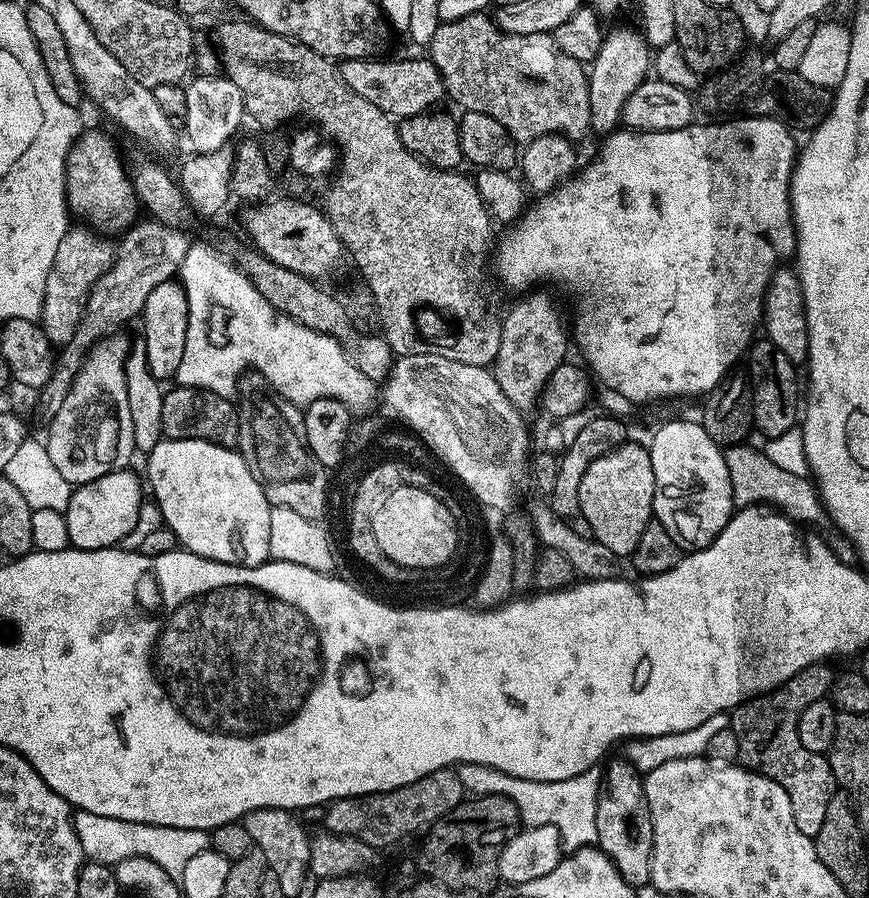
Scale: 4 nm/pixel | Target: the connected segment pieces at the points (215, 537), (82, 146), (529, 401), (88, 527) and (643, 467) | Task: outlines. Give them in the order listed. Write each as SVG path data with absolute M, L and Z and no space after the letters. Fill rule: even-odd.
M162 438L158 446L147 453L148 480L154 503L160 507L163 523L171 528L179 543L187 551L217 560L223 564L237 564L253 568L269 559L270 514L273 505L268 503L264 488L252 467L244 461L235 447L215 444L209 440L170 440Z
M83 131L73 145L68 156L68 205L75 215L85 216L89 225L108 234L123 233L137 223L138 201L129 169L124 169L120 152L106 133Z
M532 290L529 296L524 296L520 301L517 302L516 305L513 306L512 309L507 313L506 311L502 316L502 323L500 325L500 342L498 344L498 354L496 355L496 363L491 365L490 371L493 376L496 377L496 381L498 382L498 386L500 389L506 394L506 398L512 403L514 407L517 408L522 414L528 414L528 411L531 410L532 407L539 405L542 400L542 393L544 391L544 387L546 386L546 382L550 378L552 374L554 374L554 370L558 370L558 366L560 364L565 363L566 357L564 356L568 352L568 336L570 340L570 332L564 329L564 320L560 317L560 308L556 305L556 300L551 296L548 292L536 292L540 290Z
M128 470L123 474L102 474L102 478L94 478L94 482L79 485L71 493L66 509L71 547L102 550L117 547L124 541L134 530L140 517L140 505L146 500L146 488L142 480L141 484L132 470Z
M625 442L602 454L586 470L580 487L580 515L583 523L588 523L587 531L592 539L622 558L631 557L642 530L646 530L654 516L654 466L647 447L632 443Z

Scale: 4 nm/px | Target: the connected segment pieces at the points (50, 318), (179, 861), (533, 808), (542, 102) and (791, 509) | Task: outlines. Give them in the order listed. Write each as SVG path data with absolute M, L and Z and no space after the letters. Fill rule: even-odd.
M69 227L58 246L58 258L54 260L50 278L46 282L42 327L48 339L56 346L68 345L77 326L84 319L93 288L108 273L118 255L117 249L112 249L112 244L108 241L111 239L107 235L101 234L95 227L83 227Z
M81 811L75 813L74 823L84 855L93 864L115 866L131 856L146 856L158 862L167 873L175 875L186 870L190 858L210 847L209 833L202 830L126 822L122 818L106 818L102 814Z
M460 764L455 767L455 774L464 783L465 789L476 796L508 796L518 806L521 821L525 825L537 828L538 826L554 826L560 831L560 843L565 849L575 850L587 848L596 844L596 798L597 789L592 788L592 776L585 774L575 776L562 782L534 782L514 778L510 774L504 774L493 768L487 768L481 764Z
M475 12L460 20L443 21L430 45L430 59L436 65L445 85L450 89L461 109L469 112L490 114L500 120L517 145L527 146L534 138L551 132L559 132L569 138L577 138L589 131L590 94L588 93L588 73L581 61L570 58L561 50L555 35L510 34L502 32L491 15Z
M751 443L734 444L723 449L726 470L730 474L732 503L737 509L748 508L751 504L771 506L784 513L789 520L804 526L829 523L830 517L824 501L813 481L808 476L790 474L775 462L770 462L759 447L751 448Z

